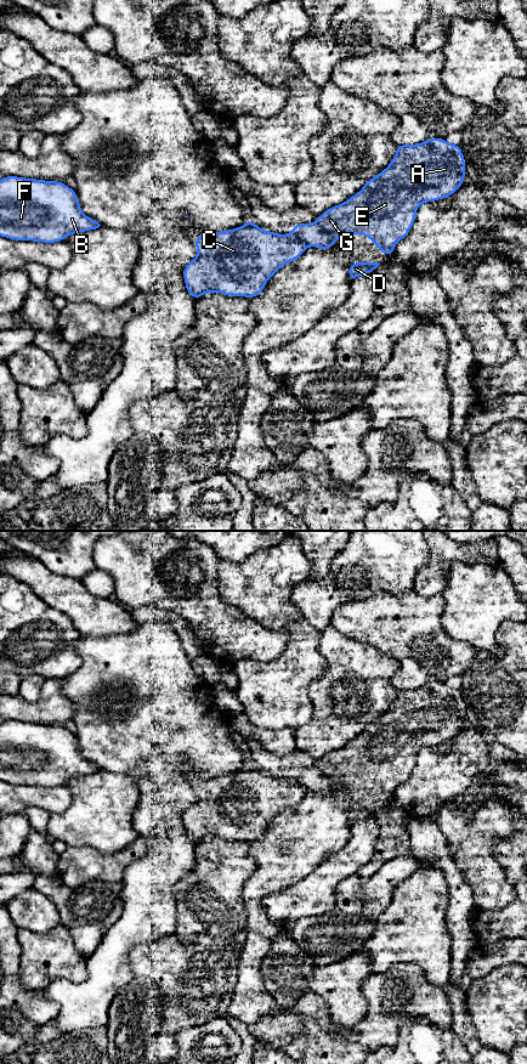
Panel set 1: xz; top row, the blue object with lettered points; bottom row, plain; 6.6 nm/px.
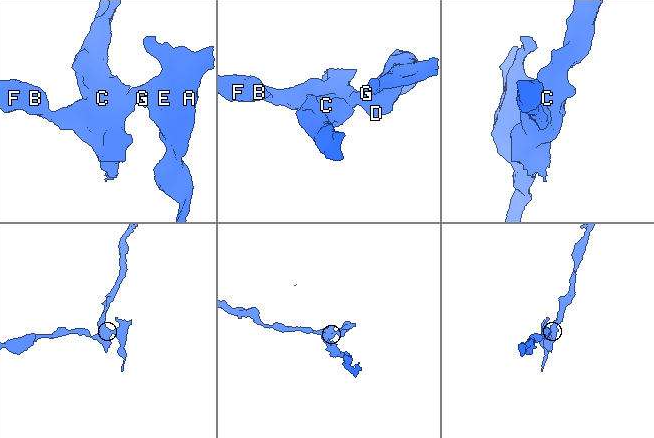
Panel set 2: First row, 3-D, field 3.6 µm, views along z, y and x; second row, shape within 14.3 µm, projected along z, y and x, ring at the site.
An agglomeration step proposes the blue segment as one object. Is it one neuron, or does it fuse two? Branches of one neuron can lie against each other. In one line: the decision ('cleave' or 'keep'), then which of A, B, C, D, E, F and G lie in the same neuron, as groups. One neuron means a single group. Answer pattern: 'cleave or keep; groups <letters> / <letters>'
cleave; groups A D E G / B C F

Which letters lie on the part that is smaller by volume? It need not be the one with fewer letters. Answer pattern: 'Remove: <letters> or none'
Remove: A, D, E, G

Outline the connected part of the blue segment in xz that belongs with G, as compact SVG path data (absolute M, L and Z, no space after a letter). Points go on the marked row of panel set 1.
M432 137L418 145L397 145L396 155L386 169L366 181L359 192L346 202L323 211L314 223L294 223L291 234L318 249L329 250L344 233L367 236L384 255L395 254L397 242L408 236L421 203L434 203L455 193L466 177L465 158L459 145L448 143L446 138Z

